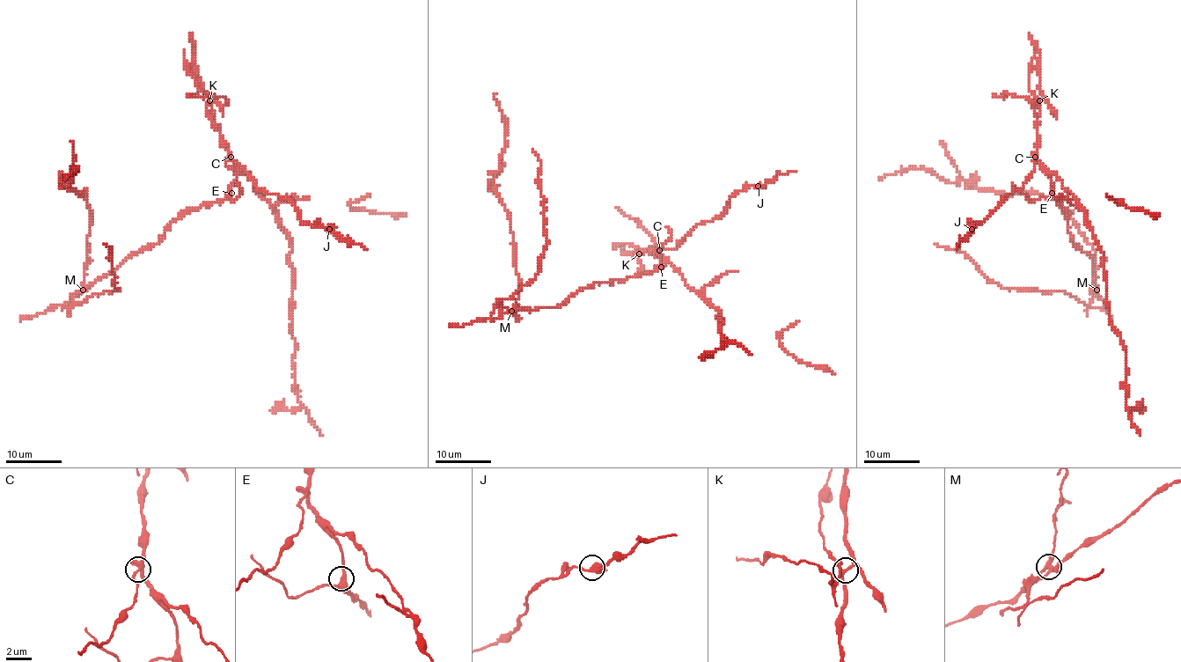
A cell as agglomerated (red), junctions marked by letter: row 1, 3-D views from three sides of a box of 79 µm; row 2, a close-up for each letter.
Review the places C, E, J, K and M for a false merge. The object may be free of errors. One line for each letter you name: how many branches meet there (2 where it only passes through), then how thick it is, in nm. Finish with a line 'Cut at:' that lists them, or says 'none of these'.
M: branches 5; calibre 400 nm
Cut at: M

